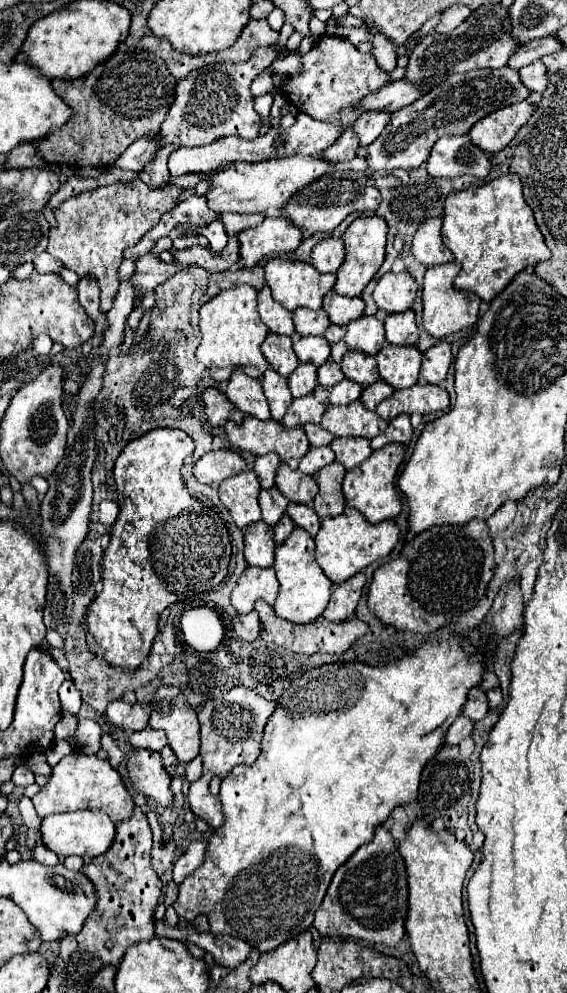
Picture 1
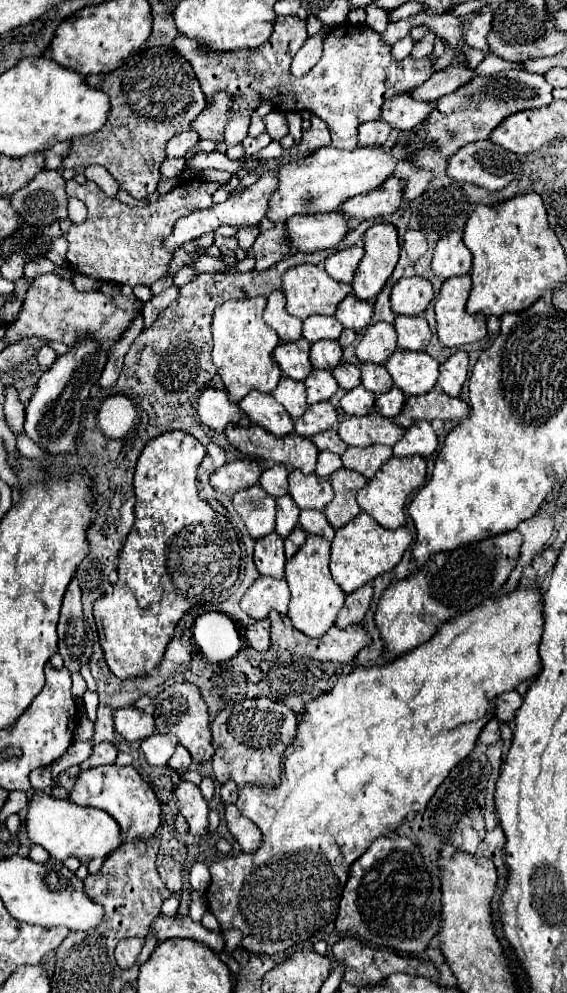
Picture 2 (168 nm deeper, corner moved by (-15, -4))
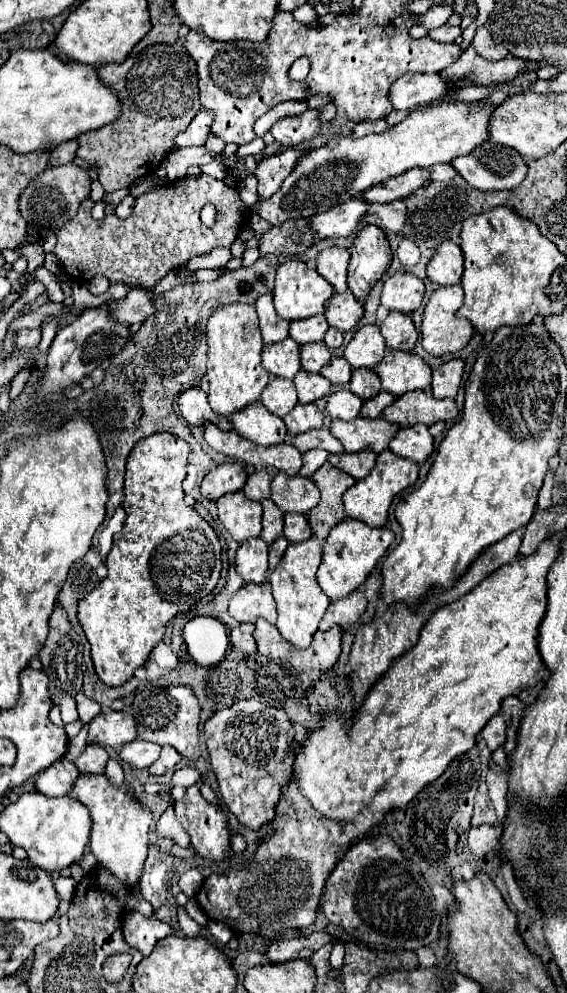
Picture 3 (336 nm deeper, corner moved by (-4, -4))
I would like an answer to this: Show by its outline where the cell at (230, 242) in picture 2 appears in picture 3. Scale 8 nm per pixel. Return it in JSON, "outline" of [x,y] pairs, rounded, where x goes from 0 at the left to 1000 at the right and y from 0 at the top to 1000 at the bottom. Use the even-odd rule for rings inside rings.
{"outline":[[[369,176],[326,178],[312,184],[266,190],[238,200],[235,215],[210,221],[203,215],[185,217],[178,223],[160,219],[168,202],[150,200],[136,217],[101,233],[101,257],[111,273],[136,281],[136,285],[157,285],[168,277],[185,277],[196,285],[224,285],[266,293],[270,287],[287,281],[305,269],[333,263],[337,259],[362,257],[379,249],[407,249],[422,227],[432,225],[432,210],[422,204],[422,194]],[[362,204],[383,208],[383,221],[372,231],[351,223],[351,212]]]}

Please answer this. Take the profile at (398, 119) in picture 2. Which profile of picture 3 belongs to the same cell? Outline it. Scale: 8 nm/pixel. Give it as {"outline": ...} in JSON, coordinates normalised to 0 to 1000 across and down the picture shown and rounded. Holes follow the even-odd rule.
{"outline":[[[718,74],[686,88],[686,102],[697,112],[732,112],[771,102],[792,92],[795,88],[771,74]]]}

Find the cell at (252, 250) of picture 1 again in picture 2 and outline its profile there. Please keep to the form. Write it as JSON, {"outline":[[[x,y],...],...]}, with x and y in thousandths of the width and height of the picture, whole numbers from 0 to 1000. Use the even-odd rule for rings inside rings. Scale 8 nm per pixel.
{"outline":[[[586,212],[571,217],[522,219],[504,225],[515,237],[515,249],[522,253],[557,253],[593,249],[617,233],[614,219],[603,212]]]}

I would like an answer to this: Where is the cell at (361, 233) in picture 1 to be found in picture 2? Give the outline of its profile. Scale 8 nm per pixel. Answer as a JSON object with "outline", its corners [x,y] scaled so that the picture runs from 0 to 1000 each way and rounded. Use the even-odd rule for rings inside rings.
{"outline":[[[688,225],[660,227],[642,237],[646,245],[646,257],[638,259],[628,279],[621,283],[624,297],[649,303],[663,301],[663,297],[674,293],[681,283],[688,281],[702,259],[705,259],[705,247],[702,247],[702,233]]]}

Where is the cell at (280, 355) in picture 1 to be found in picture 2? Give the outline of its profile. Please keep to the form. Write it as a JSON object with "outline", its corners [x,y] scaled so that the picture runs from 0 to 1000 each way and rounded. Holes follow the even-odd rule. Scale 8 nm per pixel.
{"outline":[[[533,339],[519,345],[494,345],[483,351],[483,362],[504,380],[522,382],[522,384],[536,384],[550,374],[543,353],[547,353],[547,345]]]}

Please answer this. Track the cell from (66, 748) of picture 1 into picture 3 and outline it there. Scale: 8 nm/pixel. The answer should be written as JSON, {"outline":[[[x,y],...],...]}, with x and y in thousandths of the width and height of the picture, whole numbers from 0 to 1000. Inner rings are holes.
{"outline":[[[139,697],[134,701],[136,714],[139,714],[139,724],[146,728],[157,728],[168,720],[178,718],[178,710],[160,706],[160,704],[150,704],[150,700],[145,697]]]}

